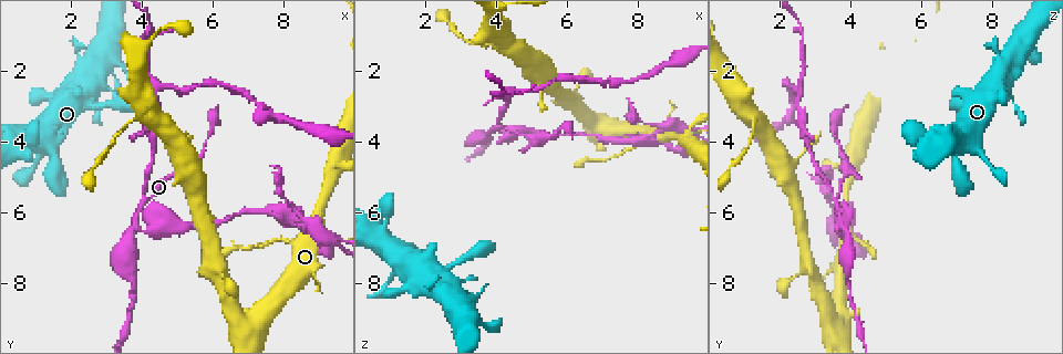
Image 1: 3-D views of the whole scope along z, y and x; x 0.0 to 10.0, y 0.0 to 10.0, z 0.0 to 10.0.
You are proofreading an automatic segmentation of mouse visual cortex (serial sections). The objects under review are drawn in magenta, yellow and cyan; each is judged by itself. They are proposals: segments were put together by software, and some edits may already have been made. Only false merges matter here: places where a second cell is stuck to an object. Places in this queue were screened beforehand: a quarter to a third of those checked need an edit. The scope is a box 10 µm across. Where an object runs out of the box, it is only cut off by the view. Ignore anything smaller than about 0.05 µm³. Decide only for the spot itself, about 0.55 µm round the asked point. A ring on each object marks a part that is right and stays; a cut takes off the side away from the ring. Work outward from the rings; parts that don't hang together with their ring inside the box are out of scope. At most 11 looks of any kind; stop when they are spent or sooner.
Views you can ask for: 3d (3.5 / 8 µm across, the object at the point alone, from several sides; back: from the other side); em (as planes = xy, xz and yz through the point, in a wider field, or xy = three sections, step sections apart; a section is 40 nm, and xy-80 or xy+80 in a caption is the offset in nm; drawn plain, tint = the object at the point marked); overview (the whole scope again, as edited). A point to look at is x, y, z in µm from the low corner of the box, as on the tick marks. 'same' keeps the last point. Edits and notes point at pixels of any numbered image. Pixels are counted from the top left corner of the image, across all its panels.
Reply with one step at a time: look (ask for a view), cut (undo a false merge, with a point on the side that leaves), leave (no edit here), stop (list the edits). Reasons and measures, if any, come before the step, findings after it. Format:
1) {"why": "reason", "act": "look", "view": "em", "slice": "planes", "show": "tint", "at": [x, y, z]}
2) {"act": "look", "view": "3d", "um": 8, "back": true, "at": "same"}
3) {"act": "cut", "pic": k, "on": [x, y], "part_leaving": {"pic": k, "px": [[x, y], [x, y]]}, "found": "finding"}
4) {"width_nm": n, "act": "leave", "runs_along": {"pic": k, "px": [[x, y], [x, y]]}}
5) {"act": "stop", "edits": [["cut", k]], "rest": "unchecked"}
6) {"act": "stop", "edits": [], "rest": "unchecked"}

{"why": "side arm on a straight run", "act": "look", "view": "3d", "um": 3.5, "at": [3.85, 6.45, 3.70]}

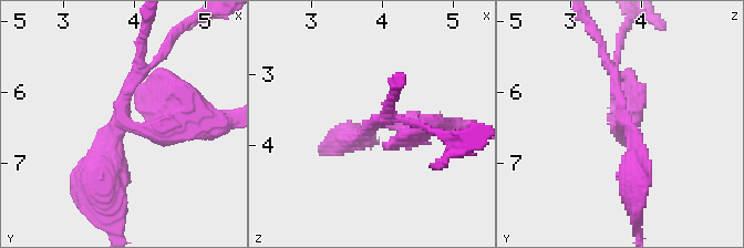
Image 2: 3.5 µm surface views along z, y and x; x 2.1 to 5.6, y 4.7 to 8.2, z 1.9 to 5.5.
{"arms": 3, "arm_widths_nm": [150, 300, 350], "why": "shape alone is not enough", "act": "look", "view": "em", "slice": "xy", "step": 2, "show": "tint", "at": [3.85, 6.40, 3.75]}

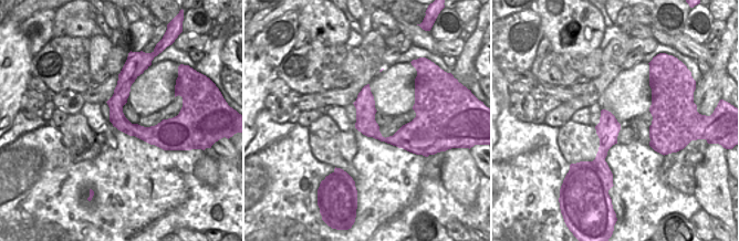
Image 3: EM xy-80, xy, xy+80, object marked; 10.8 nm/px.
{"why": "cut it another way", "act": "look", "view": "em", "slice": "xy", "step": 3, "show": "tint", "at": "same"}

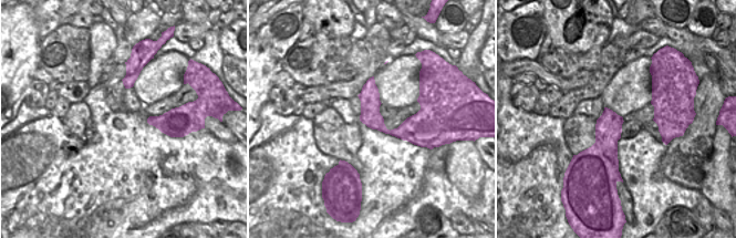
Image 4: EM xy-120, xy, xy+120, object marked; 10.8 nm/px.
{"act": "cut", "pic": 2, "on": [143, 89], "part_leaving": {"pic": 2, "px": [[135, 131], [230, 121]]}, "found": "two cells meet here"}

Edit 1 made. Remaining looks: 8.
{"act": "look", "view": "overview"}

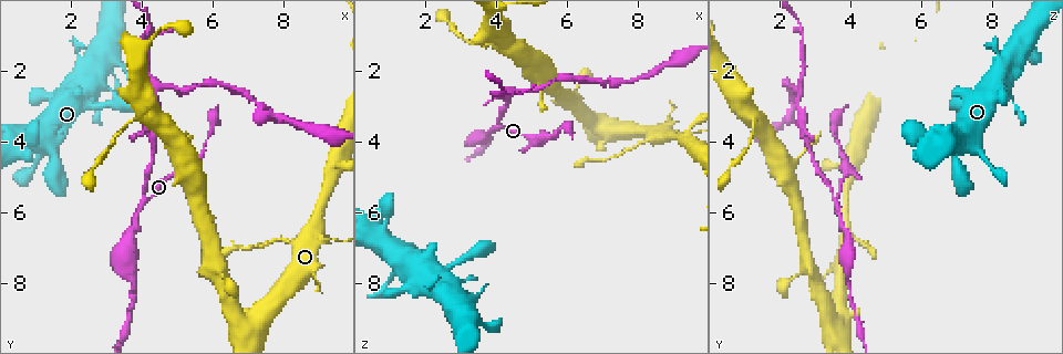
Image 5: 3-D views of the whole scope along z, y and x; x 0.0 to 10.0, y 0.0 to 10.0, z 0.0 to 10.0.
{"why": "sharp bend", "act": "look", "view": "3d", "um": 8, "at": [6.95, 9.15, 3.55]}

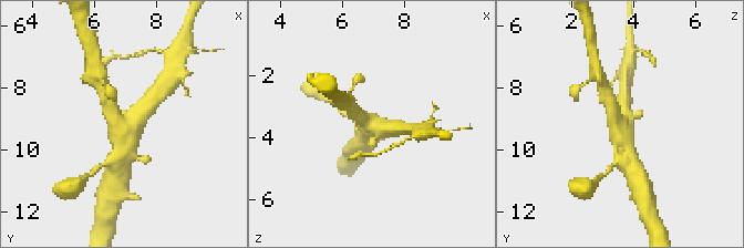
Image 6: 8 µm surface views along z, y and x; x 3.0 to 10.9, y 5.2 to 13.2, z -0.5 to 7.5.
{"act": "look", "view": "em", "slice": "planes", "show": "tint", "at": "same"}

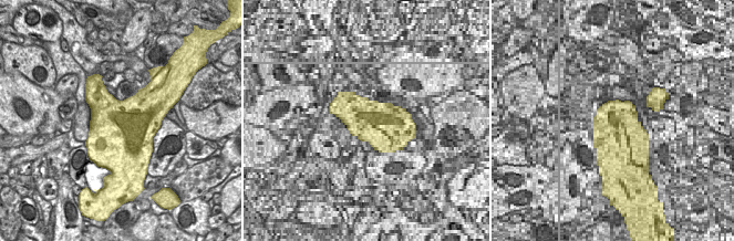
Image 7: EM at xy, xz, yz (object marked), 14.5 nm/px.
{"act": "leave", "runs_along": {"pic": 6, "px": [[396, 128], [380, 128], [357, 113]]}, "found": "all the same cell"}

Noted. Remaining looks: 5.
{"why": "side arm on a straight run", "act": "look", "view": "3d", "um": 8, "at": [4.15, 3.20, 1.20]}

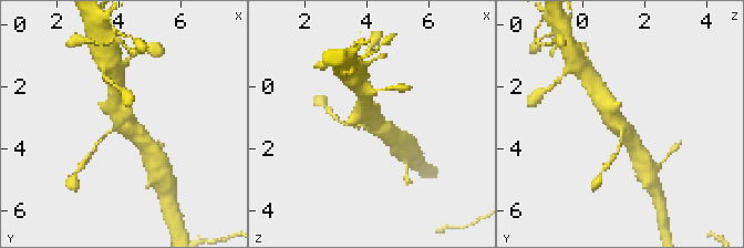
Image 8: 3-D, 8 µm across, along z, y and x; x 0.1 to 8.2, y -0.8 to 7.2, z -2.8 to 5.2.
{"act": "look", "view": "3d", "um": 3.5, "at": "same"}

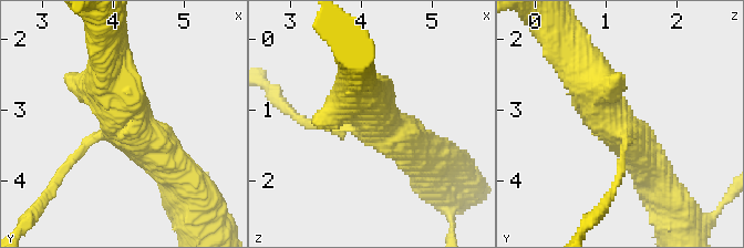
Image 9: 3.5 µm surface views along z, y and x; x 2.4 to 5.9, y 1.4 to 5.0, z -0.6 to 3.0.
{"act": "look", "view": "em", "slice": "xy", "step": 2, "show": "tint", "at": [4.15, 3.20, 1.20]}

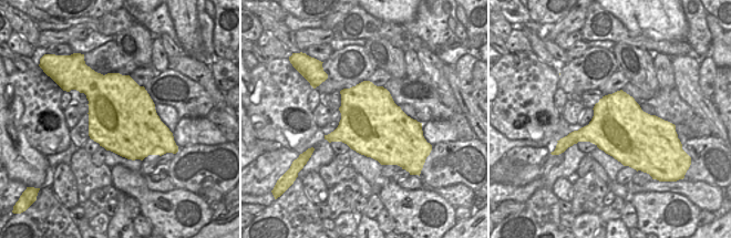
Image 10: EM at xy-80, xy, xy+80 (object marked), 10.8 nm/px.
{"act": "leave", "found": "one cell here"}

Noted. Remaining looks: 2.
{"act": "stop", "edits": [["cut", 2]], "rest": "unchecked"}

